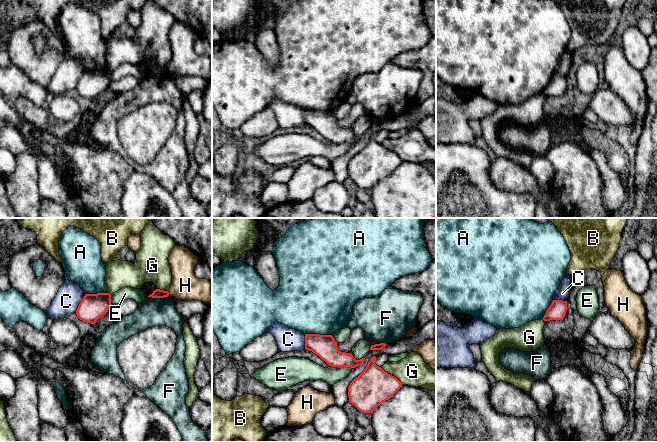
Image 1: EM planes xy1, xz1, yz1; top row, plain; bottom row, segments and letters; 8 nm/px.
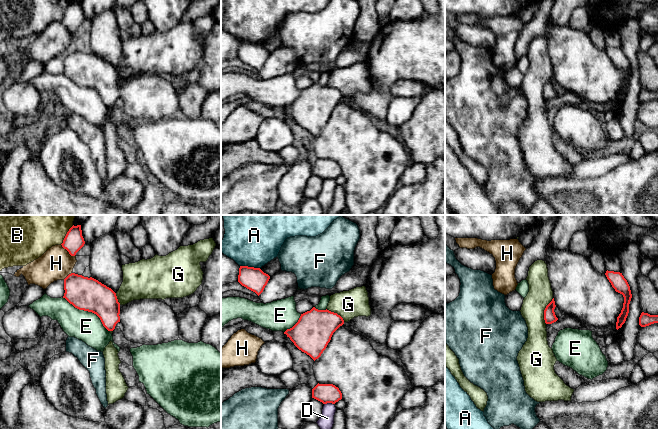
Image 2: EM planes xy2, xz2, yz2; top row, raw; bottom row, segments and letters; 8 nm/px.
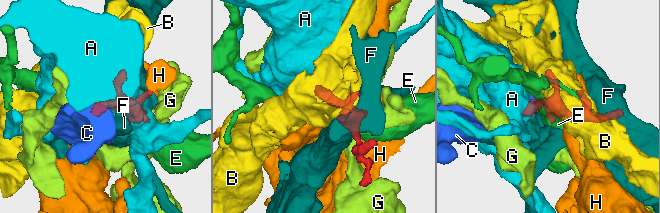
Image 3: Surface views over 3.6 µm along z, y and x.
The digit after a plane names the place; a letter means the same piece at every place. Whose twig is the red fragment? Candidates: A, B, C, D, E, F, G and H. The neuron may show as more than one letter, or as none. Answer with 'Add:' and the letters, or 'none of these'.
Add: none of these

